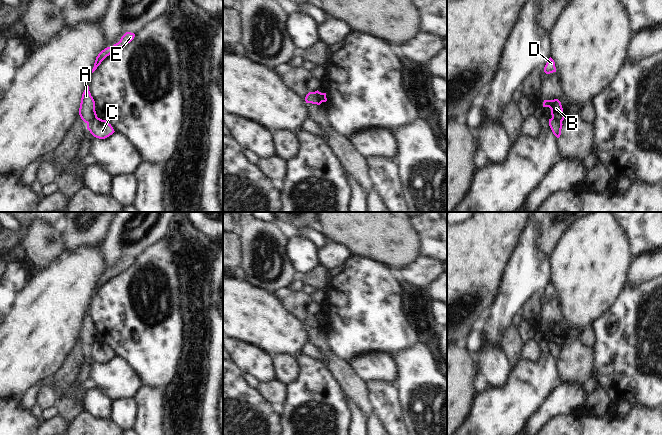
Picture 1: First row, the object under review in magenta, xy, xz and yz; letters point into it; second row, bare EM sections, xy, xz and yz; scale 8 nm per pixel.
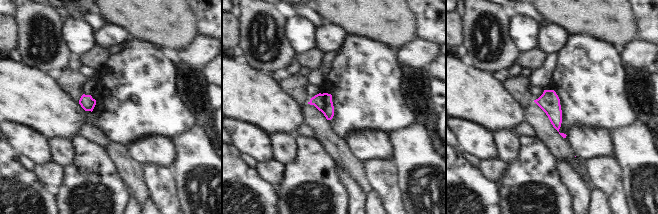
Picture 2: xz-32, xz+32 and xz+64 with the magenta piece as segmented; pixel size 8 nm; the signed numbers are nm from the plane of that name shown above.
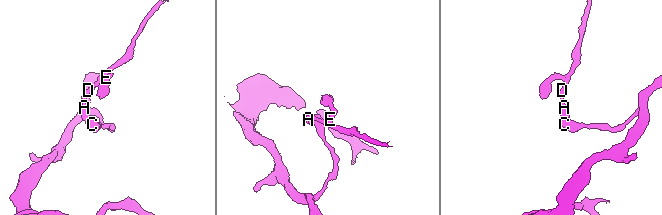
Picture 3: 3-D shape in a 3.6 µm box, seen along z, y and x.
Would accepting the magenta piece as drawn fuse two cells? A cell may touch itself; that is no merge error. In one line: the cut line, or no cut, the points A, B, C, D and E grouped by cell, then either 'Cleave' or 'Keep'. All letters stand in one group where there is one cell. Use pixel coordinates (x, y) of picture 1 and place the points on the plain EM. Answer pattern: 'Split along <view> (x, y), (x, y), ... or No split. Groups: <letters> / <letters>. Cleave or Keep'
Split along xz (314, 316), (321, 326). Groups: A B D E / C. Cleave.

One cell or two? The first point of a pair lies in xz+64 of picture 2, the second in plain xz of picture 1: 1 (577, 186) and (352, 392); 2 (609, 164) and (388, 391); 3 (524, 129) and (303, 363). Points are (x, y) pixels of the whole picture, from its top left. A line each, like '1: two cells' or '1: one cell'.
1: two cells
2: one cell
3: two cells

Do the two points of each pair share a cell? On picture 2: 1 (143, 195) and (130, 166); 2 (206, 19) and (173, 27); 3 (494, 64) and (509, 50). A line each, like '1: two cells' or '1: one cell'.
1: one cell
2: two cells
3: one cell

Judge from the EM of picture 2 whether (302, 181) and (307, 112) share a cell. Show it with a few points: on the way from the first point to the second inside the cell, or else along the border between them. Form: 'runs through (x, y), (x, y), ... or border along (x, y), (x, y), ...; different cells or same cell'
border along (315, 137), (329, 156); different cells

